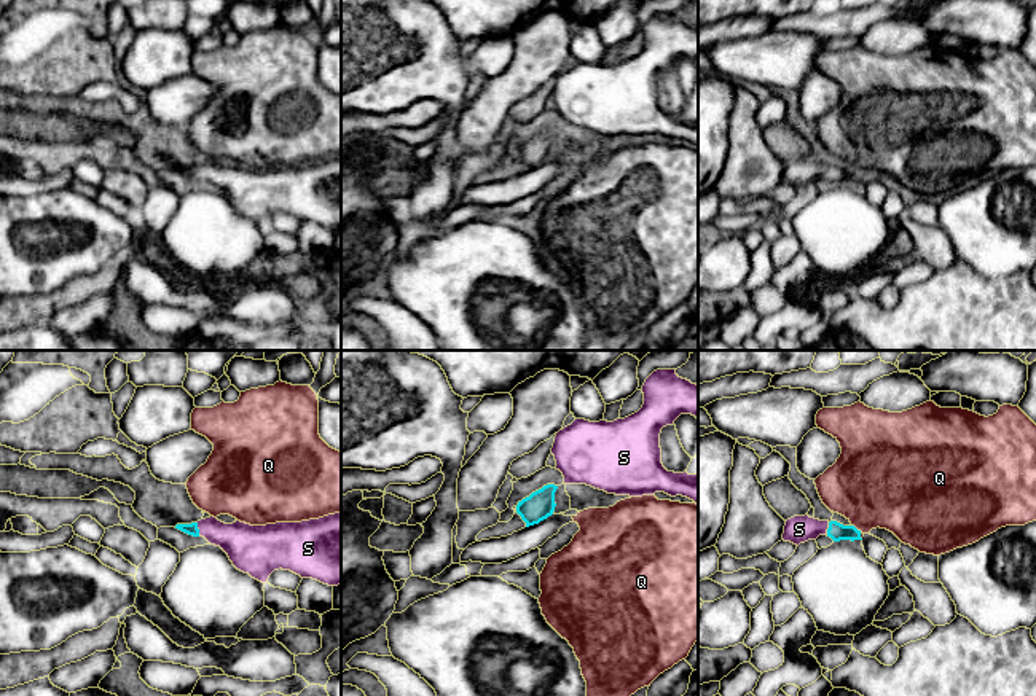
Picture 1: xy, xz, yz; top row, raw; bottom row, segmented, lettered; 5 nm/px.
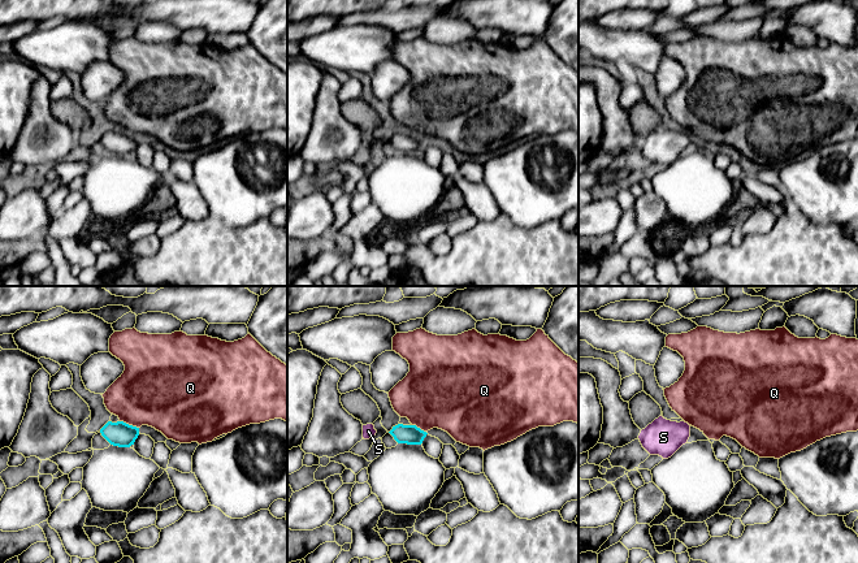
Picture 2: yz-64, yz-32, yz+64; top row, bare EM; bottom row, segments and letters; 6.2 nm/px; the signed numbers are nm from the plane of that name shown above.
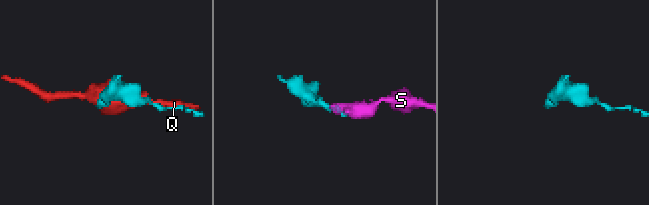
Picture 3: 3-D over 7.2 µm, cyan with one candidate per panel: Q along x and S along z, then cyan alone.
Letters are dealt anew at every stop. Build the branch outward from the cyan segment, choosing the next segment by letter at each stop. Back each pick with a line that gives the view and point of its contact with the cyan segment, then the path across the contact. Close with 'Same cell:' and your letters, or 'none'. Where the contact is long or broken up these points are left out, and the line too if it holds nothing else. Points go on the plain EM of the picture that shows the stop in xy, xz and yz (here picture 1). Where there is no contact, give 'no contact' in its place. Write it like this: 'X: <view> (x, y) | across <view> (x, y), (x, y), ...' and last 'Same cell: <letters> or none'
S: xy (198, 172) | across xy (192, 172), (198, 172), (212, 172), (244, 187)
Same cell: S

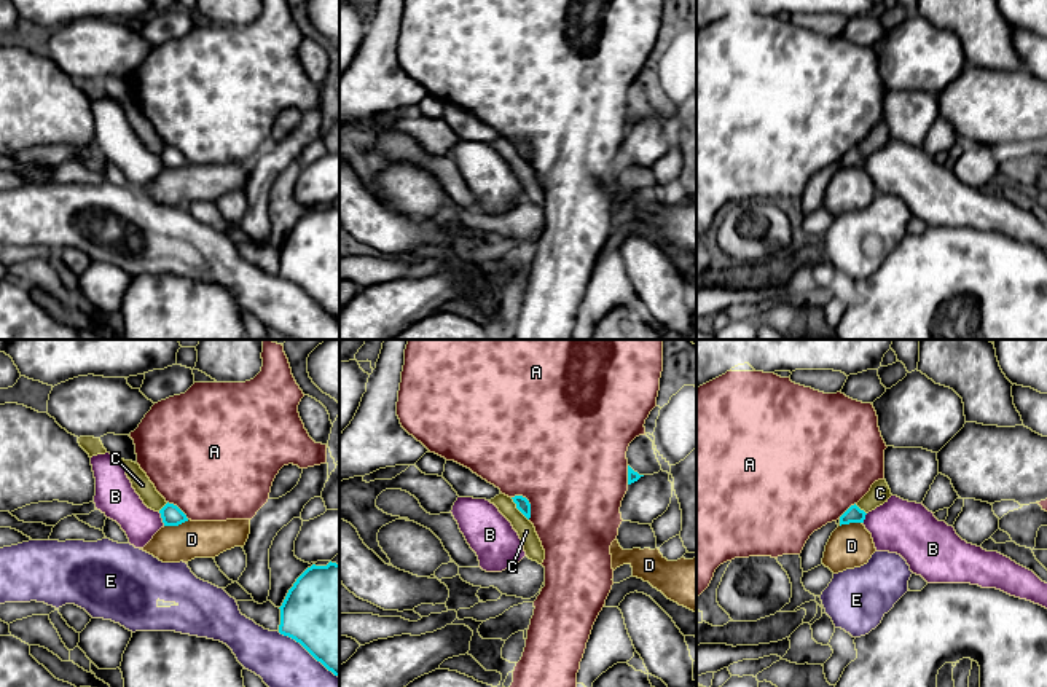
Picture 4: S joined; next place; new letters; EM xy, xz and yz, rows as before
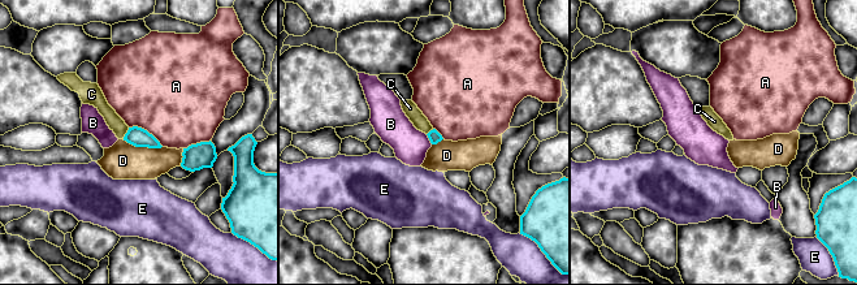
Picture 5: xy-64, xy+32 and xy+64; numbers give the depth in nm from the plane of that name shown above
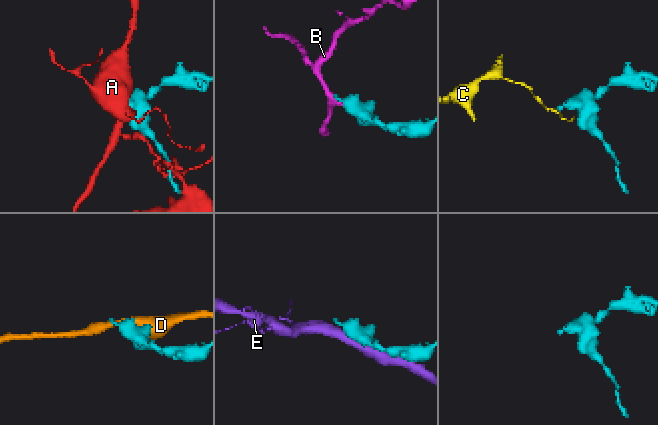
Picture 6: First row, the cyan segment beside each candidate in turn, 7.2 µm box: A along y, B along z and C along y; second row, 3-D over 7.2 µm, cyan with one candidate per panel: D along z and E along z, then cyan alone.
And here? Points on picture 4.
Same cell: none

